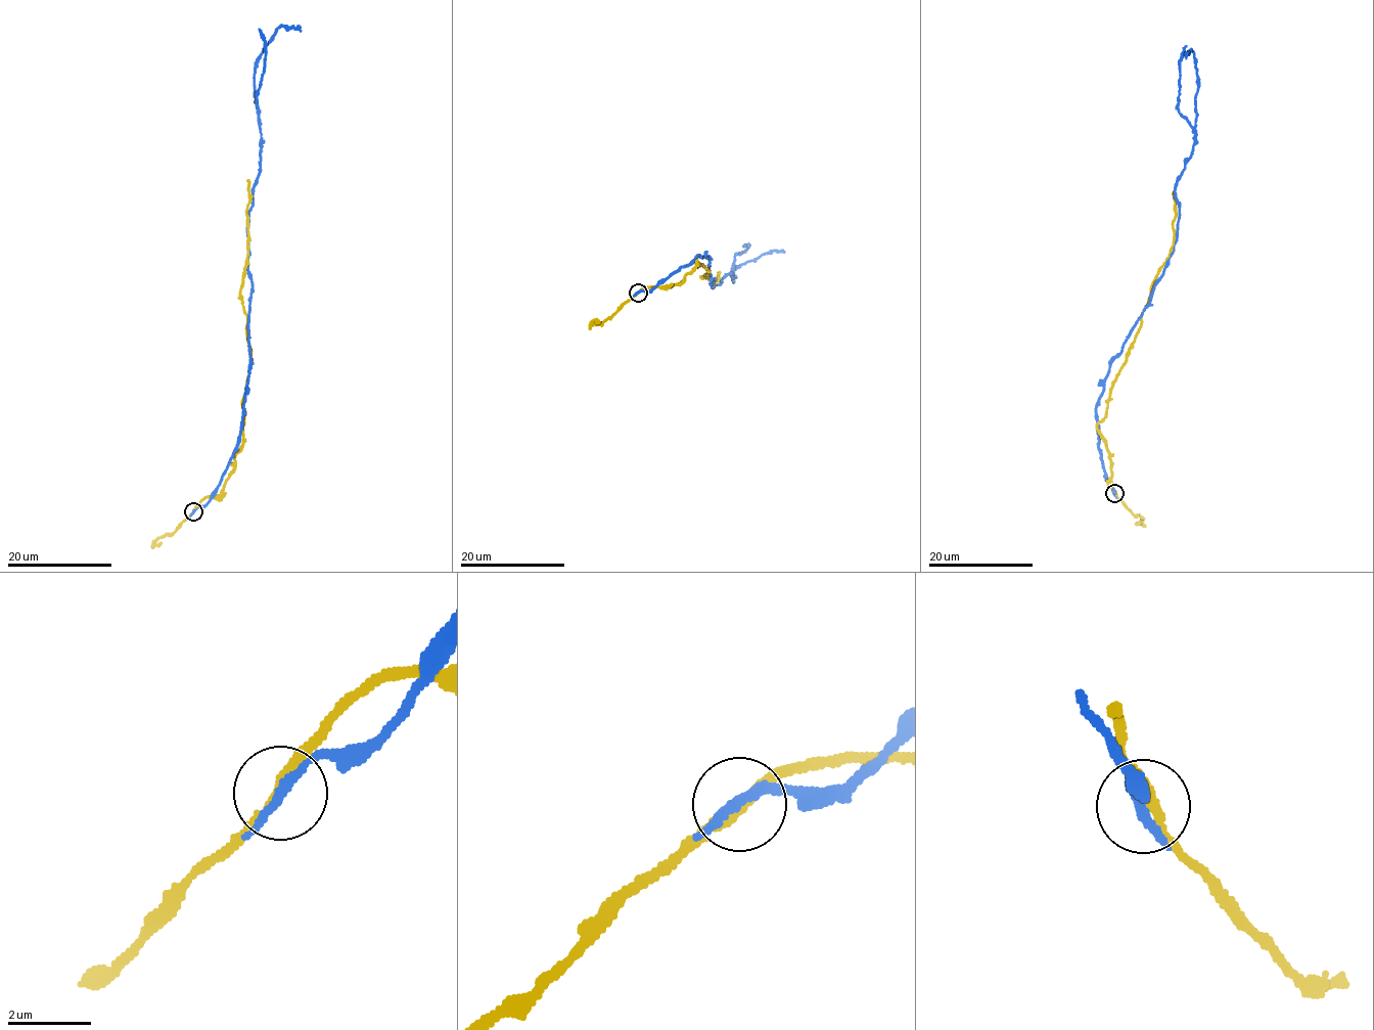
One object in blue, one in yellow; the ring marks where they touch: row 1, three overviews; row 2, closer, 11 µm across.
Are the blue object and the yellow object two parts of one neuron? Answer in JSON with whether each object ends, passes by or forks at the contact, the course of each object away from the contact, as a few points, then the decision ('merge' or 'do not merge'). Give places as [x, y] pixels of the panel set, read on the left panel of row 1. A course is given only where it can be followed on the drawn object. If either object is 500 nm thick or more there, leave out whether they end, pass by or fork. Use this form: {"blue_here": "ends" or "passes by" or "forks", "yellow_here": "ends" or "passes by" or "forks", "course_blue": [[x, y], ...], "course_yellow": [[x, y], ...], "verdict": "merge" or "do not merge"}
{"blue_here": "passes by", "yellow_here": "passes by", "course_blue": [[193, 511], [219, 485], [237, 443], [249, 375], [248, 212], [261, 151], [256, 59], [282, 26], [301, 31]], "course_yellow": [[193, 511], [203, 499], [216, 497], [243, 444], [242, 397], [252, 348], [240, 292], [247, 235], [246, 180]], "verdict": "do not merge"}

